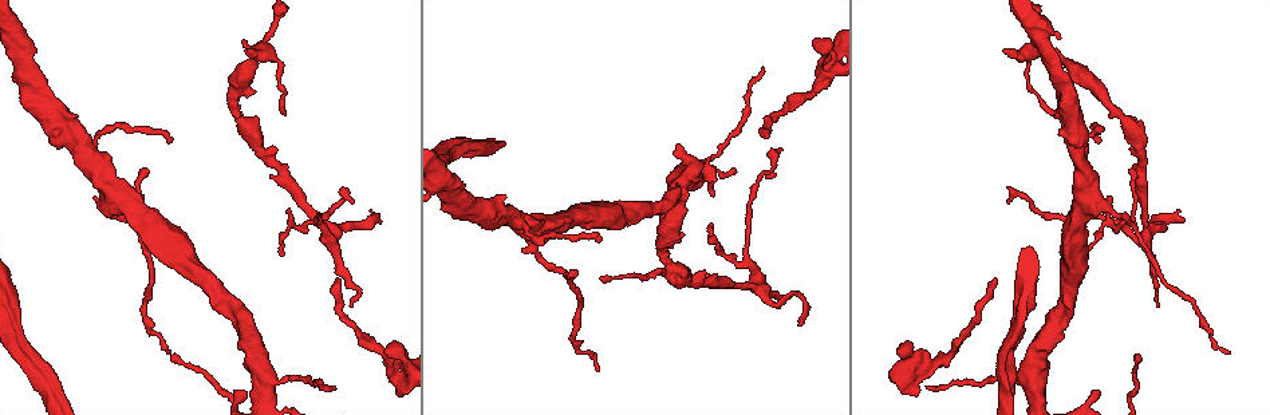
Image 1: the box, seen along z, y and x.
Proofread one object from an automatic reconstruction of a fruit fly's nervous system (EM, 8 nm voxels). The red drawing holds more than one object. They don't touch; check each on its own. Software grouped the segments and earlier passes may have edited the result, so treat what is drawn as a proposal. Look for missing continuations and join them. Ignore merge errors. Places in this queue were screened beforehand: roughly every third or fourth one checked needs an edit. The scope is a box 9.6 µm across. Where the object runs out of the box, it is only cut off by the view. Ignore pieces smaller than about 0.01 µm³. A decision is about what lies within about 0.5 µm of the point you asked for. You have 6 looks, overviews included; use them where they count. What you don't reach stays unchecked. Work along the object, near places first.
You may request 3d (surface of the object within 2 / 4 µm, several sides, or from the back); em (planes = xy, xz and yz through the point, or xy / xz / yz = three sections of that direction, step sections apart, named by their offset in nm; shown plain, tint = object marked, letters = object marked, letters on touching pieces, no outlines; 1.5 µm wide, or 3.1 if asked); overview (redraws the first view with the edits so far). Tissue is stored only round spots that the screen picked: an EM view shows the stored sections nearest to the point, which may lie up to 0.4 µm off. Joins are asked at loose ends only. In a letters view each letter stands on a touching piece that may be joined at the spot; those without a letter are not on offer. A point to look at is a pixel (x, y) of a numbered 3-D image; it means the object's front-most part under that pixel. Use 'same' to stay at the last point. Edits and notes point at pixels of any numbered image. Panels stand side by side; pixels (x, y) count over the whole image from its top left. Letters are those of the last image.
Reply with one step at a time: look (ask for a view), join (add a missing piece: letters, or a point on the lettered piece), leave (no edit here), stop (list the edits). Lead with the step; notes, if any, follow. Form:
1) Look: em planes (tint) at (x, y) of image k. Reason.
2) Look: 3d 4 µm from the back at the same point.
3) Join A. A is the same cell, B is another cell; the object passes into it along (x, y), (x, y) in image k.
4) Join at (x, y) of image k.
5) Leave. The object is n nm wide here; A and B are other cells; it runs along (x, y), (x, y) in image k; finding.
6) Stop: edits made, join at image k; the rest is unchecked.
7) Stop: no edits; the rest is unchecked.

Look: em xz step 4 (letters) at (766, 135) of image 1.

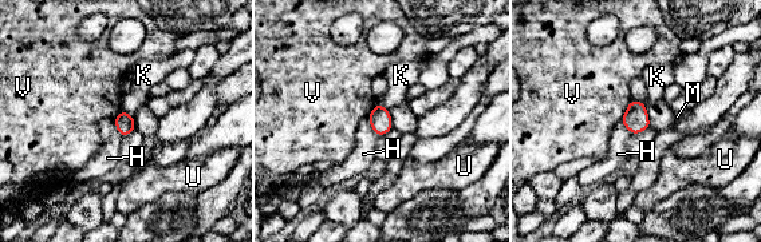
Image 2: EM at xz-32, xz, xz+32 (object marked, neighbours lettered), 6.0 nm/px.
Look: em yz step 4 (letters) at the same point.

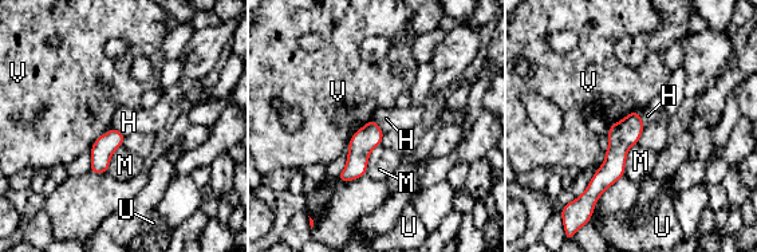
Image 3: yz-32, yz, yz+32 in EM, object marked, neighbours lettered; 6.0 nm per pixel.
Leave. The longest contact is with M, 220 nm; H, M, U and V are other cells; no lettered piece goes on from it.

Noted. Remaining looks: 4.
Look: em yz step 4 (tint) at (914, 395) of image 1. An open end.

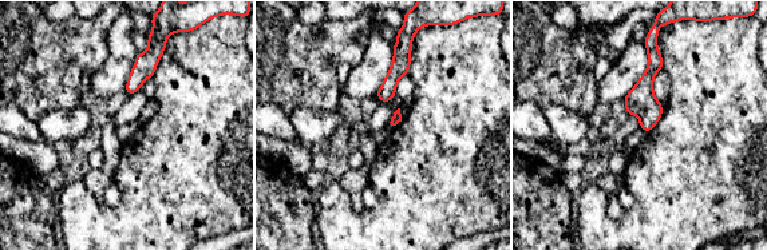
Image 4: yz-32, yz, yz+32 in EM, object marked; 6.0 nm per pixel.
Look: em planes (letters) at the same point. Cut it another way.

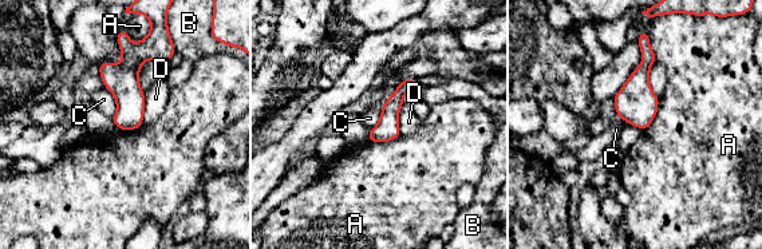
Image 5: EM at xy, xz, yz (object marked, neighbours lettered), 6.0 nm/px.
Leave. A, B, C and D are other cells; none of them fits.

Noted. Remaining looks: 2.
Stop: no edits; the rest is unchecked.

